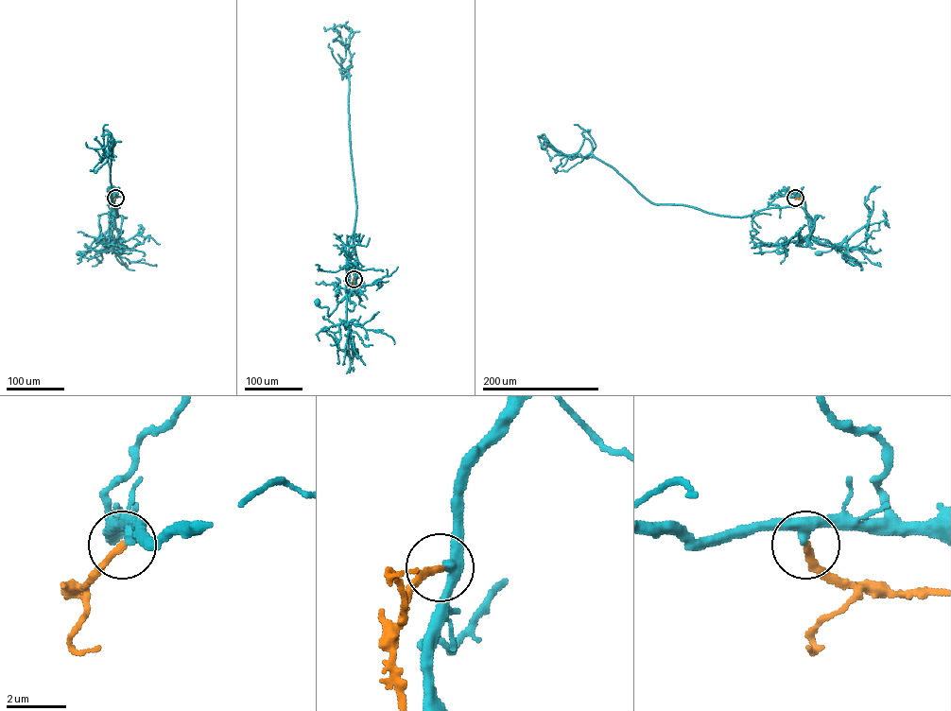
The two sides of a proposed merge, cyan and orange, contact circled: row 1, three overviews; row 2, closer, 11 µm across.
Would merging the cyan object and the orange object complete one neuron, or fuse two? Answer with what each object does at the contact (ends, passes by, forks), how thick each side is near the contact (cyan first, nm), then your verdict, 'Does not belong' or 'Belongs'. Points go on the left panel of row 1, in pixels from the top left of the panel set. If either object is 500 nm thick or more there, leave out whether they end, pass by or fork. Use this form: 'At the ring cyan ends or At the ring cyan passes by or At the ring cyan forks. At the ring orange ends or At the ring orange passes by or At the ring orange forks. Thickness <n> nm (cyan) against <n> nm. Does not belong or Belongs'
At the ring cyan passes by. At the ring orange ends. Thickness 280 nm (cyan) against 240 nm. Does not belong

